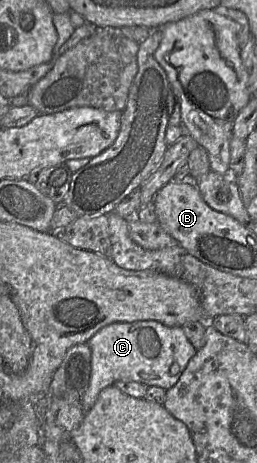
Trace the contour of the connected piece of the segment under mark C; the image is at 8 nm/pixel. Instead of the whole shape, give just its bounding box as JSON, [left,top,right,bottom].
[82,320,197,413]

